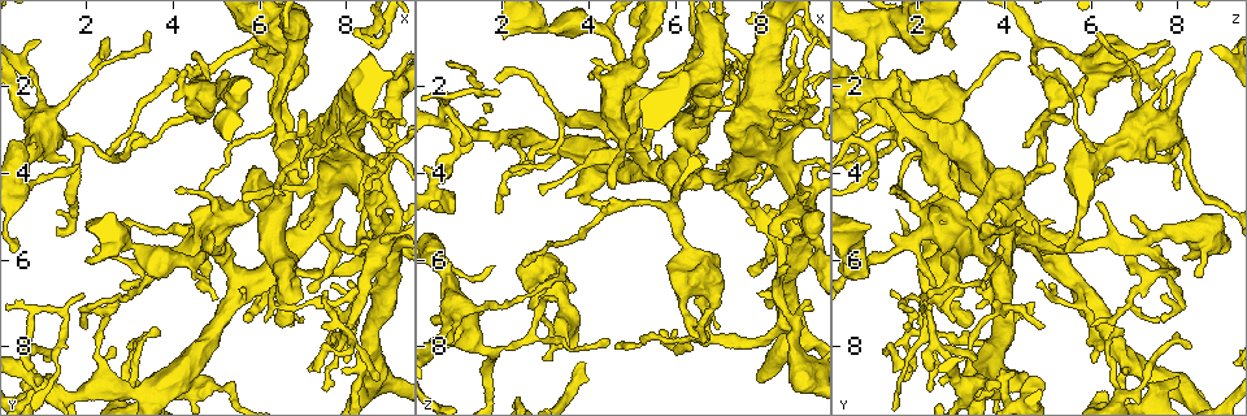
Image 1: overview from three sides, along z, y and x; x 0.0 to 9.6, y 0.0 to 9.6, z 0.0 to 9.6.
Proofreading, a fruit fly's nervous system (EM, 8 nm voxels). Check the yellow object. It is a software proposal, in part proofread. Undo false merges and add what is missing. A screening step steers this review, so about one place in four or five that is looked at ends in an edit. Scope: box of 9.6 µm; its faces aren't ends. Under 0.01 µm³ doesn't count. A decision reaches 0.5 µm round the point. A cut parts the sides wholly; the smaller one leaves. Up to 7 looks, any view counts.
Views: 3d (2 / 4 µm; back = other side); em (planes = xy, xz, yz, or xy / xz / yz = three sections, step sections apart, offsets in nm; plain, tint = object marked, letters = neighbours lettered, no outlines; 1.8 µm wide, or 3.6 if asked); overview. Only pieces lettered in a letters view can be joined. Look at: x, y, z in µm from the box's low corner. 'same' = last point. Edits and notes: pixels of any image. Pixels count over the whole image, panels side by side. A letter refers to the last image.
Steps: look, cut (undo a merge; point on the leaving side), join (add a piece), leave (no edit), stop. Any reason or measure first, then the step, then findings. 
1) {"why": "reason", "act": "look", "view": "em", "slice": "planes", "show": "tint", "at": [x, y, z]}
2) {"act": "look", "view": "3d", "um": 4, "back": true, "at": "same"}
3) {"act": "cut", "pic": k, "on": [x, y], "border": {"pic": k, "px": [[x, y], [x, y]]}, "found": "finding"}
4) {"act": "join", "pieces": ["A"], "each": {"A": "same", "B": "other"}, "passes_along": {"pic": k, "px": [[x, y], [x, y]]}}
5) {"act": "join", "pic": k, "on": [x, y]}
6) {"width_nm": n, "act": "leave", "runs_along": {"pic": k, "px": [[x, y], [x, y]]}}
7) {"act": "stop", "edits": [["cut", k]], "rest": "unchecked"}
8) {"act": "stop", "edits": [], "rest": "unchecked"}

{"why": "branch stops here", "act": "look", "view": "3d", "um": 4, "at": [2.95, 8.10, 8.30]}

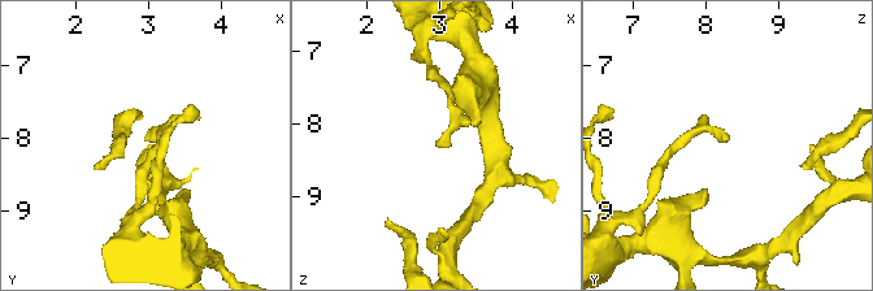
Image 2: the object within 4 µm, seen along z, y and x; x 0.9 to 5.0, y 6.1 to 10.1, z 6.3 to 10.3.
{"why": "shape alone is not enough", "act": "look", "view": "em", "slice": "planes", "show": "letters", "at": [3.00, 8.05, 8.35]}

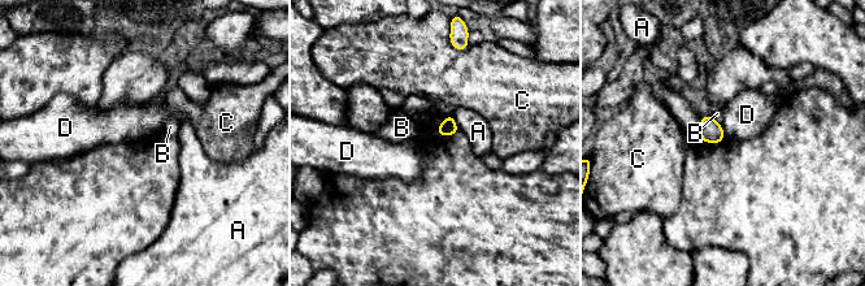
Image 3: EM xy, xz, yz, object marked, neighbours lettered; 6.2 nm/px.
{"longest_contact_nm": ["A", 100], "act": "leave", "each": {"A": "other", "B": "other", "C": "other", "D": "other"}, "border": {"pic": 3, "px": [[720, 124], [725, 137]]}, "found": "none of them fits"}

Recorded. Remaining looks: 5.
{"why": "free end", "act": "look", "view": "3d", "um": 2, "at": [8.55, 4.65, 6.15]}

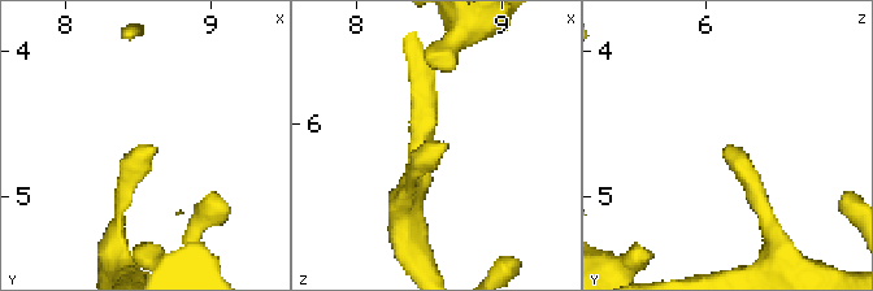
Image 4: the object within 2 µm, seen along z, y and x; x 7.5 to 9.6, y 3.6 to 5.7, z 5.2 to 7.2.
{"act": "look", "view": "em", "slice": "planes", "show": "tint", "at": [8.62, 4.68, 6.12]}

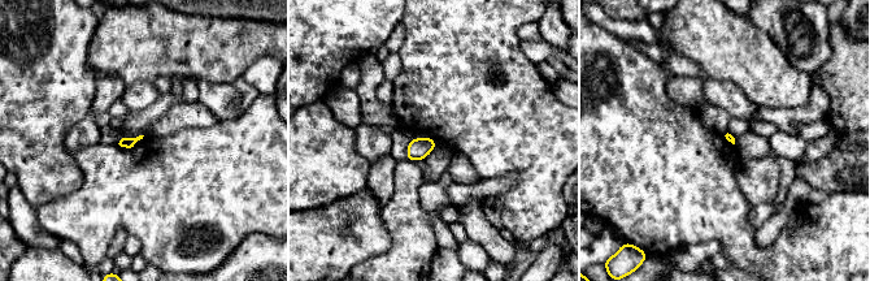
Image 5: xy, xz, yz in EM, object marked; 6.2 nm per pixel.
{"why": "see the neighbours", "act": "look", "view": "em", "slice": "planes", "show": "letters", "at": "same"}

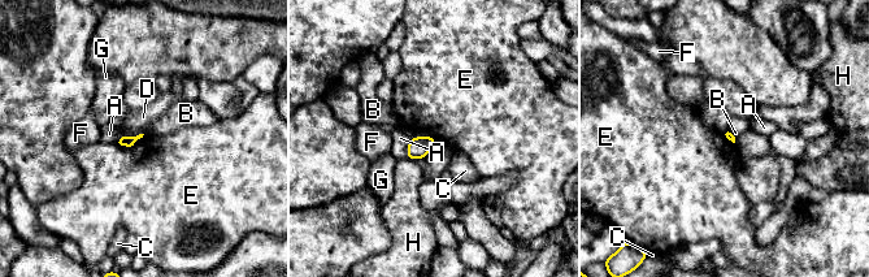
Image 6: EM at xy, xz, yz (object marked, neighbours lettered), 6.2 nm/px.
{"act": "leave", "each": {"A": "other", "B": "other", "C": "other", "D": "other", "E": "other", "F": "other", "G": "other", "H": "other"}, "border": {"pic": 6, "px": [[144, 134], [130, 146], [117, 142]]}, "found": "no lettered piece goes on from it"}

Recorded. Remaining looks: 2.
{"why": "abrupt turn", "act": "look", "view": "3d", "um": 2, "back": true, "at": [8.80, 0.90, 2.75]}

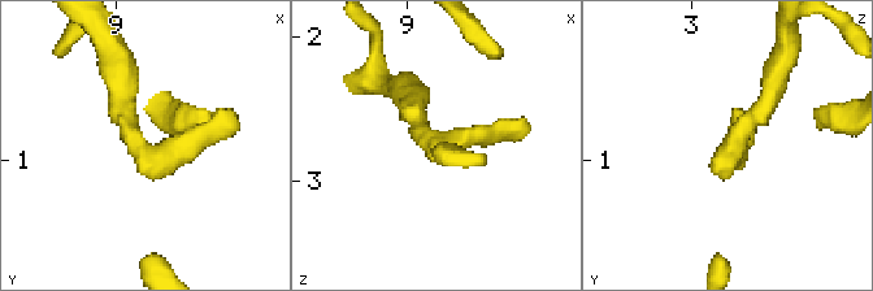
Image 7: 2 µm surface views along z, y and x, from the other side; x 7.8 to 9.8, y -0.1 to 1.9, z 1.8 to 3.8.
{"why": "shape alone is not enough", "act": "look", "view": "em", "slice": "planes", "show": "letters", "at": [8.86, 0.88, 2.70]}

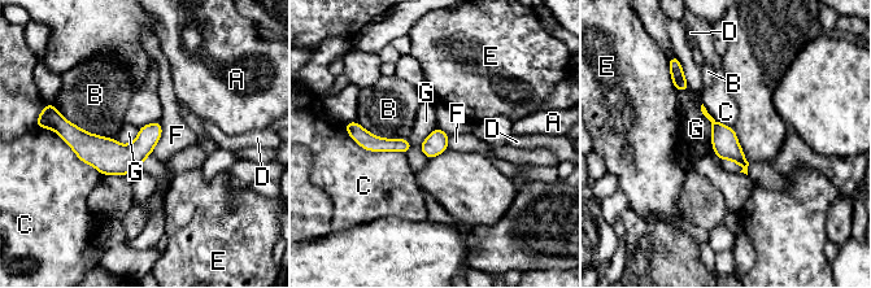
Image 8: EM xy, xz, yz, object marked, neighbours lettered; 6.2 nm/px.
{"act": "leave", "each": {"A": "other", "B": "other", "C": "other", "D": "other", "E": "other", "F": "other", "G": "other"}, "border": {"pic": 8, "px": [[701, 104], [715, 153]]}, "found": "continuous, no second neuron"}

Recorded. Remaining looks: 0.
{"act": "stop", "edits": [], "rest": "unchecked"}

